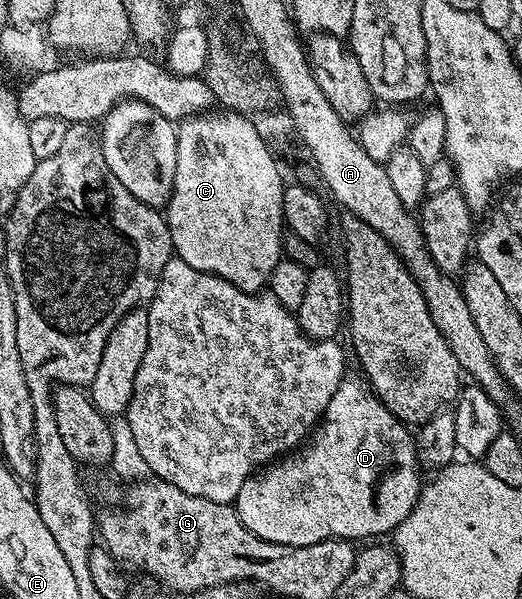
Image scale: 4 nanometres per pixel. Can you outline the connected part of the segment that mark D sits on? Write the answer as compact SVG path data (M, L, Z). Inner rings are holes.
M347 374L342 377L336 394L332 394L332 402L328 402L326 412L322 416L320 423L315 427L312 435L305 443L293 449L289 454L275 459L269 466L263 467L257 474L248 477L244 482L244 486L240 486L240 494L236 501L238 517L240 522L244 522L244 526L253 536L258 536L268 542L287 544L288 546L312 546L316 542L324 542L325 540L348 540L351 542L362 540L361 542L366 542L371 538L382 538L385 532L386 535L393 533L394 529L400 526L400 522L404 522L404 518L408 518L408 514L412 514L412 510L418 501L418 494L422 491L424 483L423 477L418 477L420 465L418 463L418 446L415 437L407 425L397 420L385 408L381 400L368 387L367 381L361 375L358 376Z

